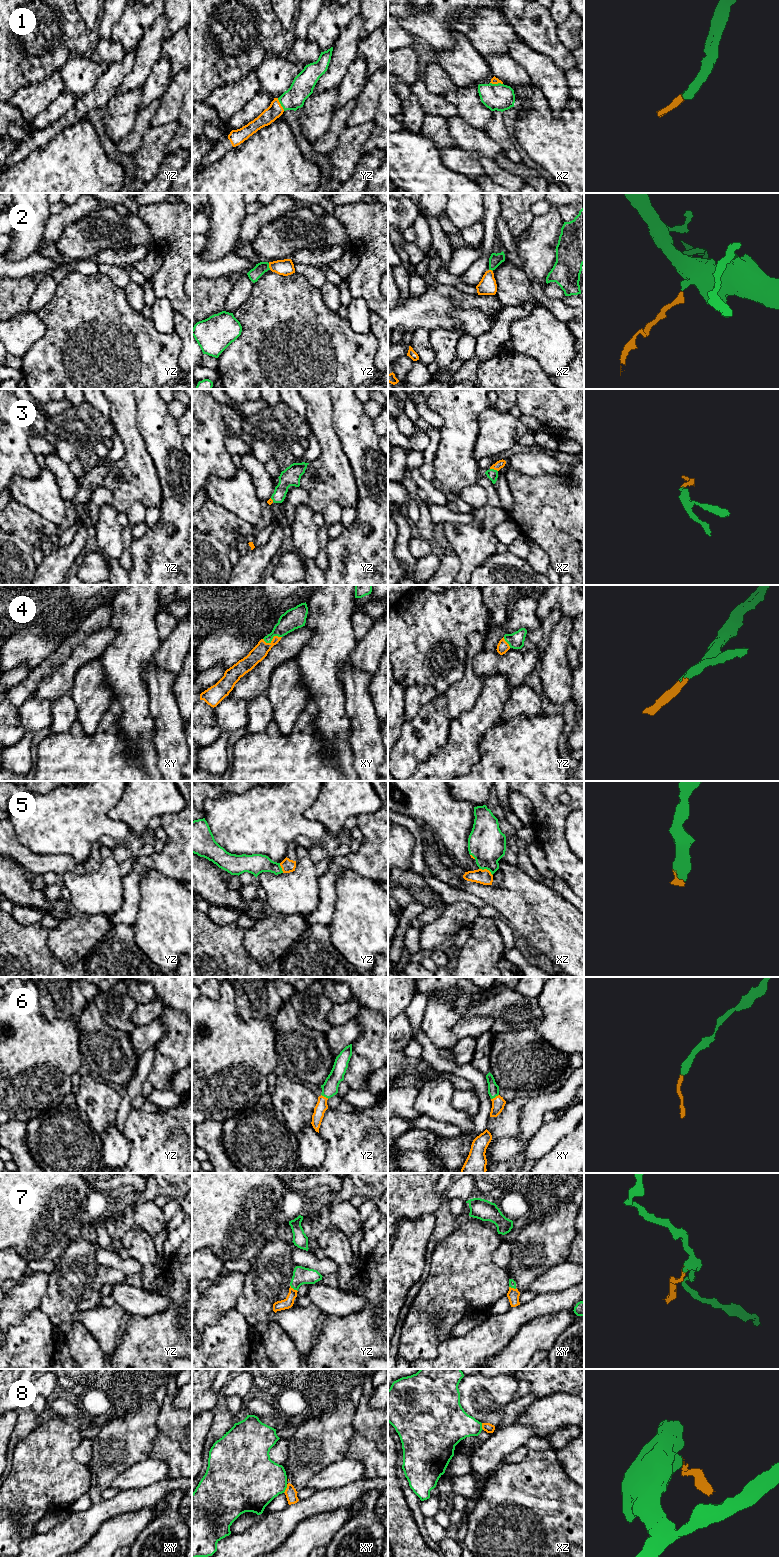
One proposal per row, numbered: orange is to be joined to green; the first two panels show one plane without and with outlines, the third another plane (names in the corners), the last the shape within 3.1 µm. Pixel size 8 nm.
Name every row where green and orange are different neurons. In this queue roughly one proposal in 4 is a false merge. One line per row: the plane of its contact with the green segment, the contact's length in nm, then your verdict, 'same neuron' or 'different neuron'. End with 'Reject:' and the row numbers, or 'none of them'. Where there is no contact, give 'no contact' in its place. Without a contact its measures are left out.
1: meets green in yz; contact 120 nm long; same neuron
2: meets green in yz; contact 60 nm long; same neuron
3: meets green in xz; contact 70 nm long; same neuron
4: meets green in xy; contact 160 nm long; same neuron
5: meets green in xz; contact 130 nm long; same neuron
6: meets green in xy; contact 80 nm long; same neuron
7: meets green in yz; contact 80 nm long; same neuron
8: meets green in xy; contact 80 nm long; different neuron
Reject: 8

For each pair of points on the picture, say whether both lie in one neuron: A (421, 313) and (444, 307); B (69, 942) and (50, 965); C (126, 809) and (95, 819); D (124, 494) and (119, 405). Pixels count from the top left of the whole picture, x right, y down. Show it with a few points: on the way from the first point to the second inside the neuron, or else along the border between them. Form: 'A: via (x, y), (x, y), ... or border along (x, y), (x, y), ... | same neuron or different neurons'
A: via (427, 311), (438, 311) | same neuron
B: border along (48, 936), (48, 948), (57, 958), (79, 961) | different neurons
C: border along (121, 795), (108, 815), (123, 821), (128, 827) | different neurons
D: via (131, 472), (131, 437), (126, 427) | same neuron

